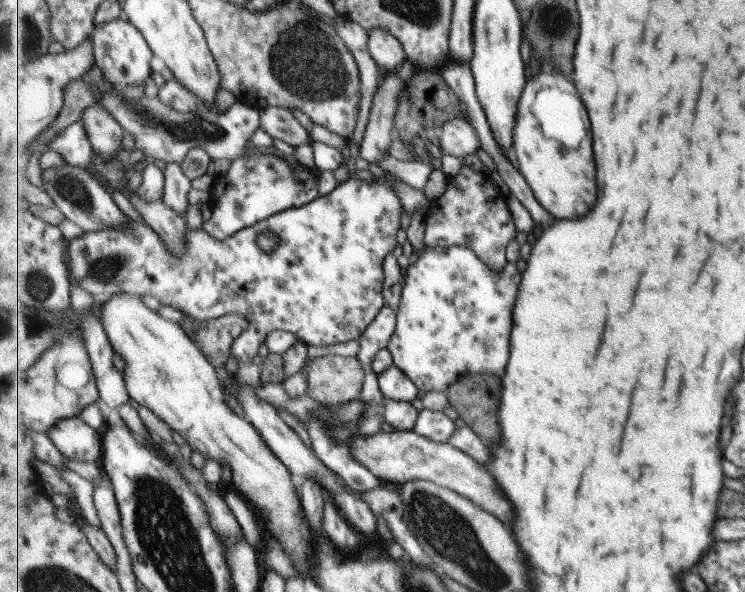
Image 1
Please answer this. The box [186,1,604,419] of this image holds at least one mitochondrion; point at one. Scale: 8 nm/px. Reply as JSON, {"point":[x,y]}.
{"point":[304,61]}

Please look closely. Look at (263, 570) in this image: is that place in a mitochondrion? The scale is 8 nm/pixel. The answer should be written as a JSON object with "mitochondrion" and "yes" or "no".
{"mitochondrion":"no"}

